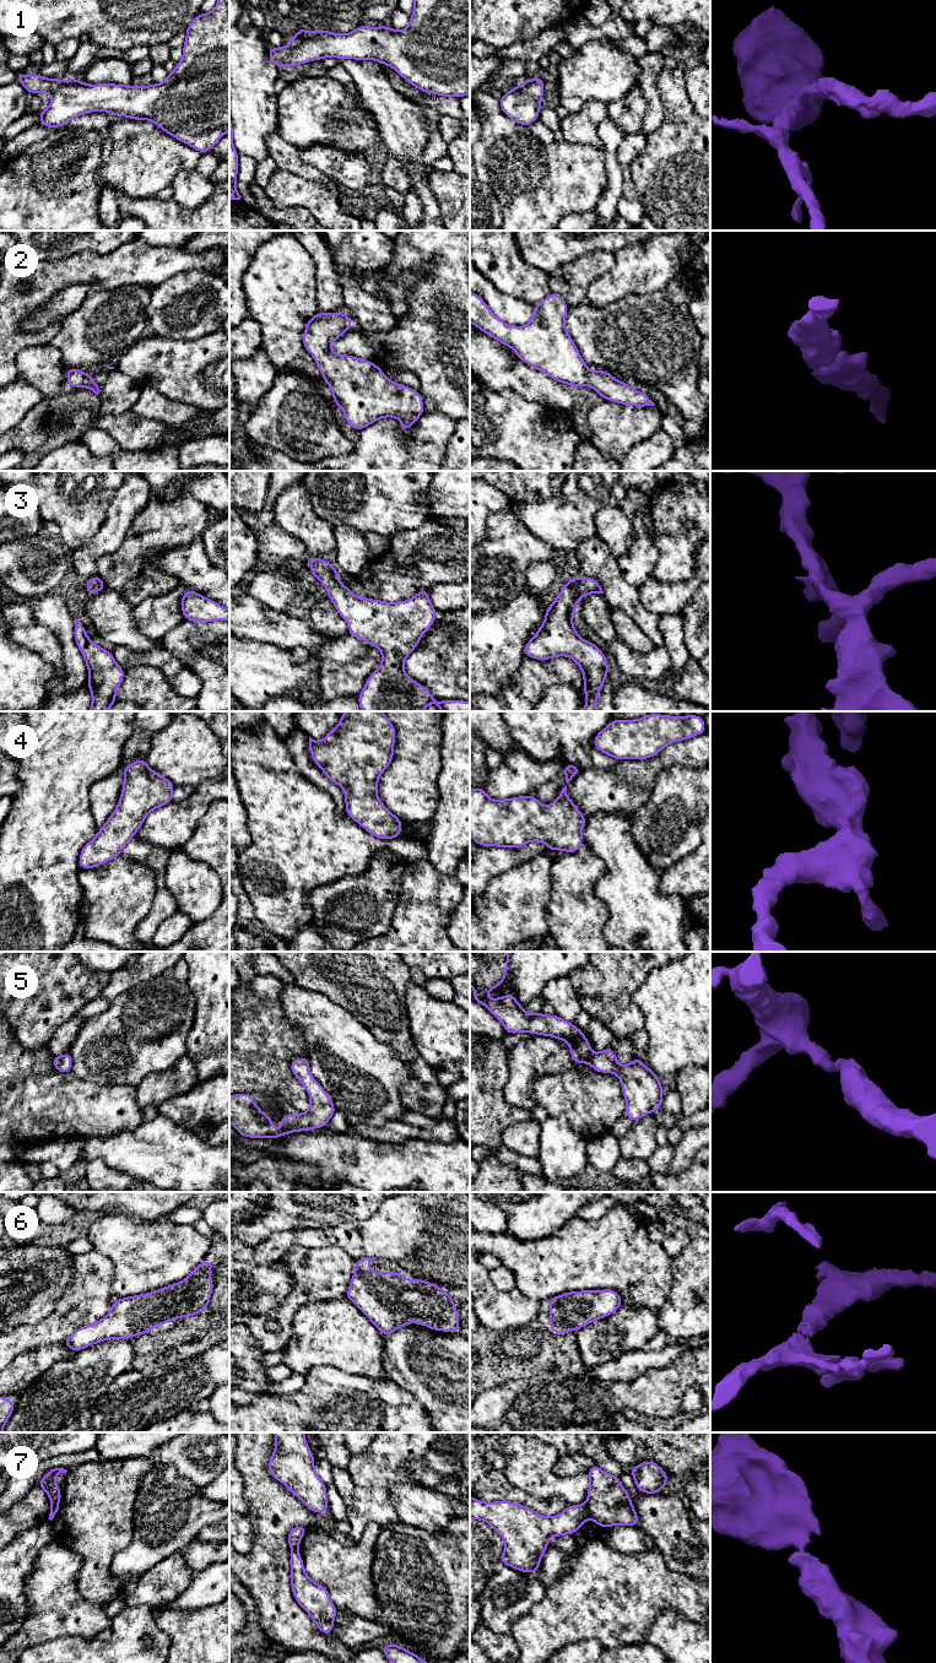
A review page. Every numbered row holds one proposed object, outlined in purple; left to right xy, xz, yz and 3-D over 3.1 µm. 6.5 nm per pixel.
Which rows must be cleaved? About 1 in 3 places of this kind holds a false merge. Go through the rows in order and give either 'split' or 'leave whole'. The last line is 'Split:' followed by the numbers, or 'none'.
1: leave whole
2: leave whole
3: leave whole
4: leave whole
5: leave whole
6: leave whole
7: split
Split: 7

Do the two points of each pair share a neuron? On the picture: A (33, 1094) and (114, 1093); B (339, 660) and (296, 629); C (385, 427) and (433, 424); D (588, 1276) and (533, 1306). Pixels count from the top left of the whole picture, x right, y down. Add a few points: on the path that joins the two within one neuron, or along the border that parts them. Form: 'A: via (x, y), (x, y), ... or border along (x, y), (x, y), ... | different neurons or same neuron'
A: via (53, 1100), (95, 1100) | same neuron
B: border along (335, 638), (315, 651) | different neurons
C: via (396, 439), (406, 445), (414, 444), (421, 437) | same neuron
D: border along (515, 1287), (526, 1296), (539, 1301) | different neurons

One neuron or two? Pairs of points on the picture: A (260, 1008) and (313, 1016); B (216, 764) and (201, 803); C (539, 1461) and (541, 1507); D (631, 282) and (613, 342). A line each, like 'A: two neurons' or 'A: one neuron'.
A: two neurons
B: two neurons
C: two neurons
D: two neurons

